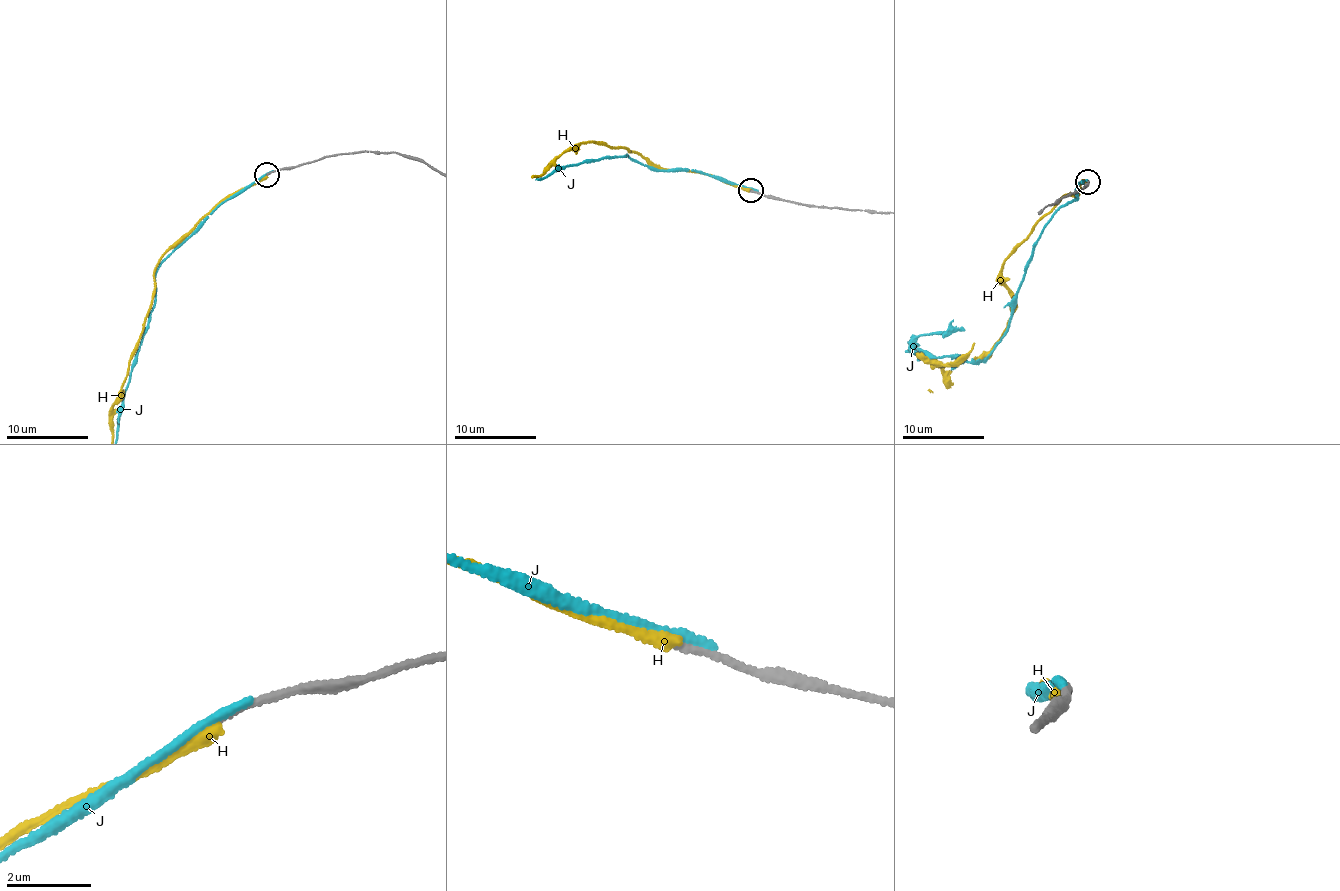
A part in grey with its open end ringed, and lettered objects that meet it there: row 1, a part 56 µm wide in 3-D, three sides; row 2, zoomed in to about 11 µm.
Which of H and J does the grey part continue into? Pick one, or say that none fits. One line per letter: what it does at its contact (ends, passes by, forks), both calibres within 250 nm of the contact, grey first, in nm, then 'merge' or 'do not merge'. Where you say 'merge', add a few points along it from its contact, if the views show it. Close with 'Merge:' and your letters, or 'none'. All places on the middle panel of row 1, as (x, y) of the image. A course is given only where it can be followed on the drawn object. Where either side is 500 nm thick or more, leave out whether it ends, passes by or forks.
H: it ends | 170/300 nm | do not merge
J: it ends | 200/240 nm | do not merge
Merge: none

